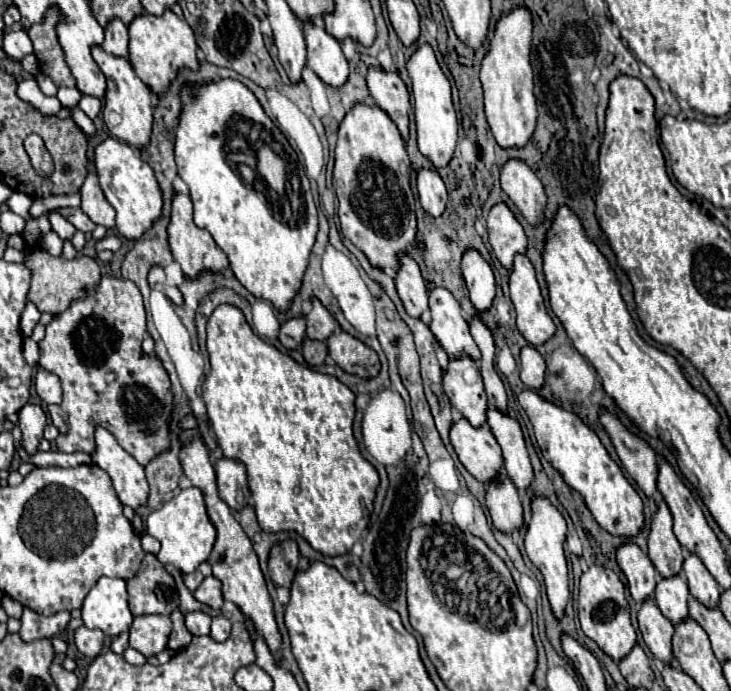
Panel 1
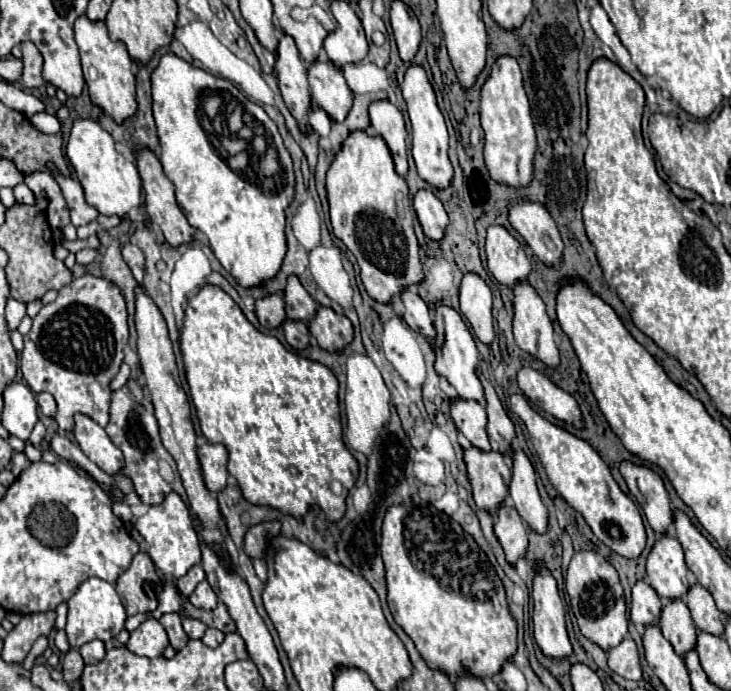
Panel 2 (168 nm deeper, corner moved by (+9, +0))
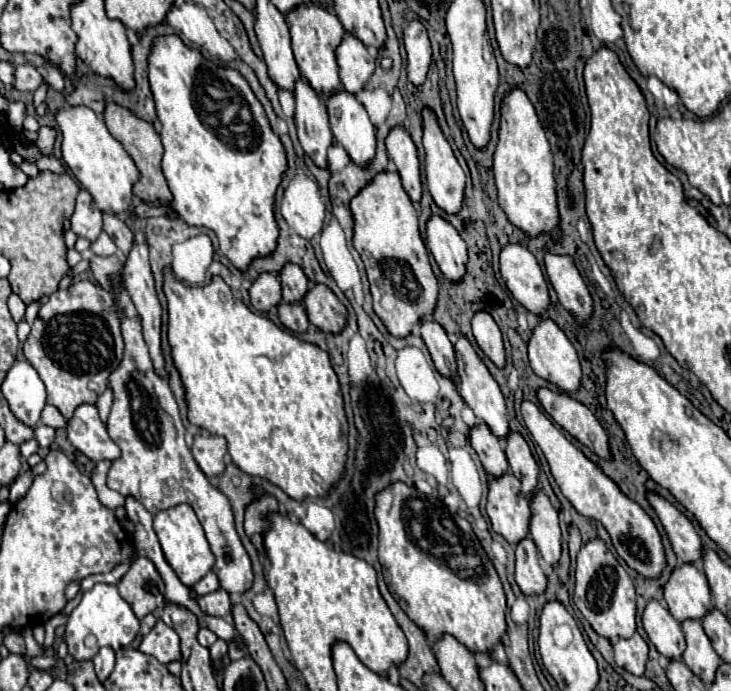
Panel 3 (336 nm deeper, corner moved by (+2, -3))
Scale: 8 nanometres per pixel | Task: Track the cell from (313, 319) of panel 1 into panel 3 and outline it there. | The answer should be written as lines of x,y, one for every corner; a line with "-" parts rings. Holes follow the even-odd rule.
287,263
279,273
279,279
283,285
283,301
303,303
303,297
307,295
307,289
309,289
309,279
305,277
303,269
299,265

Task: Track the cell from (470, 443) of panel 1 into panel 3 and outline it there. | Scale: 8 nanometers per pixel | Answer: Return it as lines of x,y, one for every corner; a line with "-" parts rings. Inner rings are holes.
503,473
501,477
491,477
489,481
489,495
487,495
487,515
491,519
491,527
495,533
503,535
509,543
519,543
529,529
529,499
523,497
519,479
513,473

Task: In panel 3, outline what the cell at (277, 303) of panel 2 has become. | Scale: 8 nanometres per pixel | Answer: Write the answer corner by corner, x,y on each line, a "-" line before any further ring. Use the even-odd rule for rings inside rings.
271,273
259,275
257,281
251,285
249,295
251,295
251,305
261,313
267,313
271,307
277,307
279,301
283,301
279,279
277,275
271,275

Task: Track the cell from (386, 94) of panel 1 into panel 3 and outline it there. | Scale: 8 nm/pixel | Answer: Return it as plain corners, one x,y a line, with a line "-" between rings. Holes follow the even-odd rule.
395,125
391,127
387,139
387,153
391,155
399,177
403,181
405,191
409,193
411,201
419,201
421,199
421,177
419,177
419,159
417,159
417,149
415,143
409,135
409,131
403,125

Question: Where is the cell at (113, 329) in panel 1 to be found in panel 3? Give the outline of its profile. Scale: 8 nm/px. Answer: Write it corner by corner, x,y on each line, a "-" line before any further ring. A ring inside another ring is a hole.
87,279
73,281
67,291
51,293
31,325
23,353
47,387
47,403
55,405
65,419
71,419
73,411
83,403
95,405
109,385
107,377
123,359
123,335
115,297

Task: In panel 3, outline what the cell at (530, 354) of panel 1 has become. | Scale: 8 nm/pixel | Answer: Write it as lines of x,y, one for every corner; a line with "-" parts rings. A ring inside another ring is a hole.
541,387
537,391
537,399
553,417
553,421
559,423
571,437
581,441
599,457
609,457
605,429
583,403
563,391
553,391
549,387

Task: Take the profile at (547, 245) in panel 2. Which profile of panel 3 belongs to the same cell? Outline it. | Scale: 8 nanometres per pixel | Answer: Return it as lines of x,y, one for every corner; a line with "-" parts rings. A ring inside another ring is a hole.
545,249
545,269
547,277
561,301
561,305
573,313
577,321
583,321
593,311
591,295
579,275
575,261
571,255
557,255

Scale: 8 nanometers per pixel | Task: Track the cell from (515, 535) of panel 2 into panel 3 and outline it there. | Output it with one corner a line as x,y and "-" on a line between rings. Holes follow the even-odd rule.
525,537
515,547
515,581
521,587
525,595
537,595
543,593
547,585
545,571
541,567
537,545
531,541
531,537

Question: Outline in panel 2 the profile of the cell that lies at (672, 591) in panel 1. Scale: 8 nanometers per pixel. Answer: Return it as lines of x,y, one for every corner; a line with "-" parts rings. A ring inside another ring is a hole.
668,602
664,606
664,614
660,614
660,630
678,656
684,656
696,648
698,630
686,602

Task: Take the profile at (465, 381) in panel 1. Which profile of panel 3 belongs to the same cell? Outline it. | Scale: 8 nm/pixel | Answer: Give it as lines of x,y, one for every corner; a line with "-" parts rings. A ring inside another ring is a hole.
485,423
475,425
471,429
471,447
477,451
485,471
493,477
499,477
503,473
507,473
509,463
505,459
505,451
501,447
501,441
491,433
491,429
487,429

